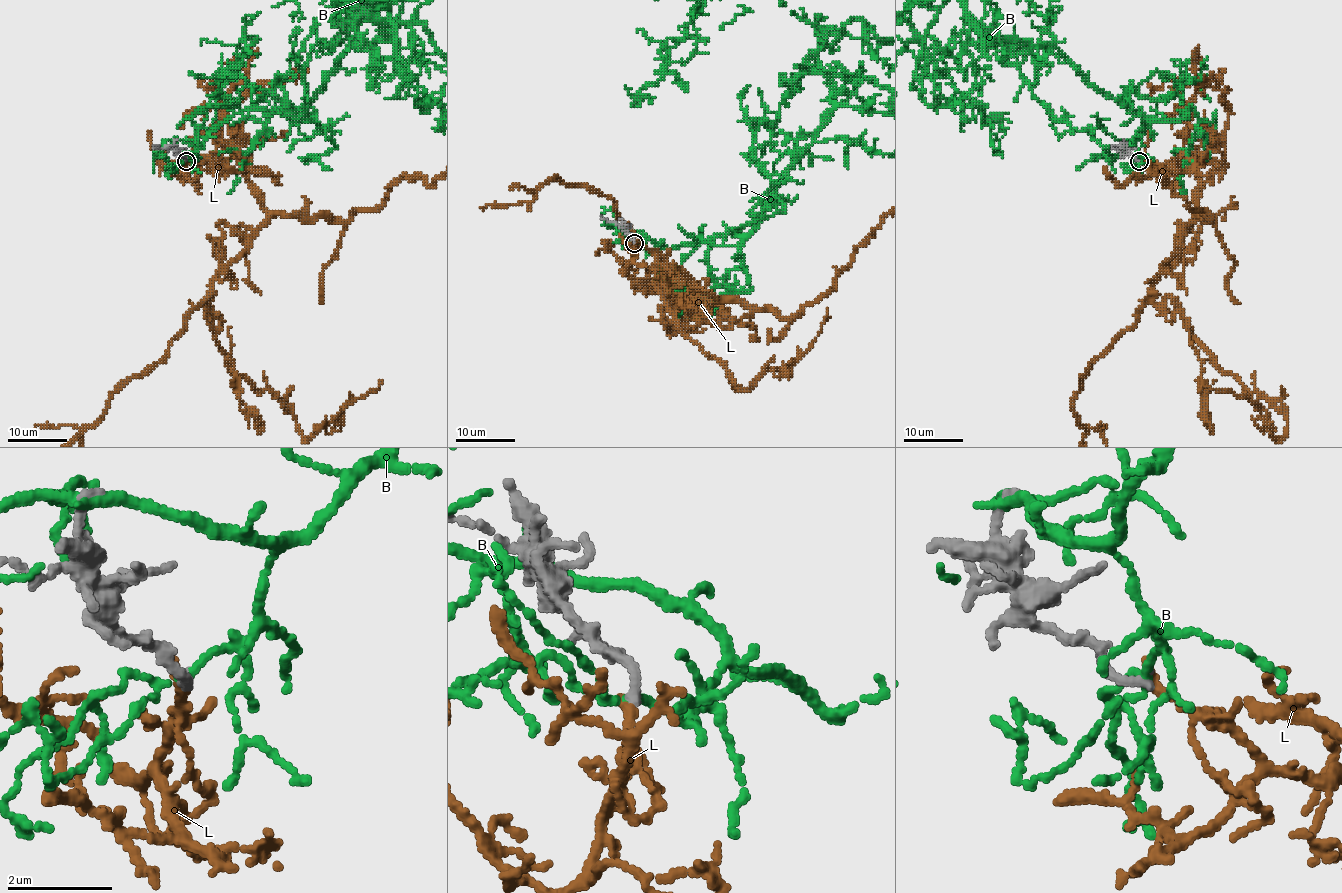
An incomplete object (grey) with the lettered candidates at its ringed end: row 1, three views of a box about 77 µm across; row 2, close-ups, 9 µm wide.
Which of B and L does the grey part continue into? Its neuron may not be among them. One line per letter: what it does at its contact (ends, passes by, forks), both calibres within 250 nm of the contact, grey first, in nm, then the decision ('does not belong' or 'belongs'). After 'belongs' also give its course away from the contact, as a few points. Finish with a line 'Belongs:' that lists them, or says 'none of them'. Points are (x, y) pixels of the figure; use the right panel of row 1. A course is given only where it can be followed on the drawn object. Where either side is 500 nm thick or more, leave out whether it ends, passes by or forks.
B: it passes by; calibres 190 and 130 nm; does not belong
L: it passes by; calibres 200 and 140 nm; belongs
Belongs: L

